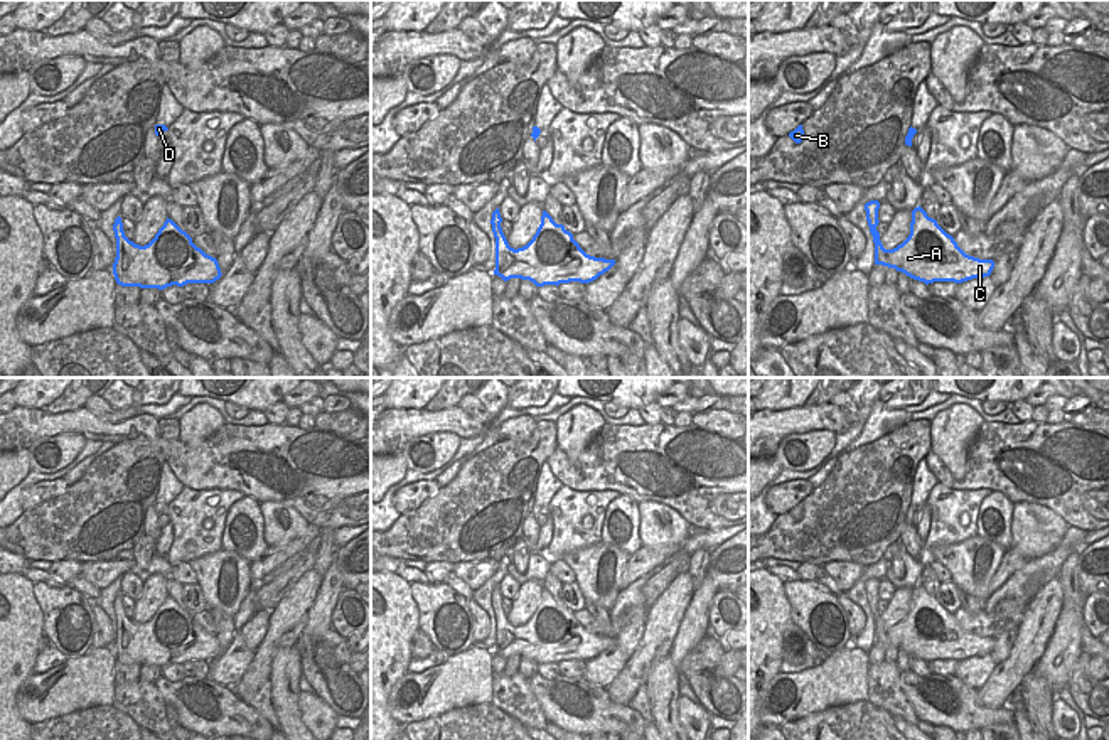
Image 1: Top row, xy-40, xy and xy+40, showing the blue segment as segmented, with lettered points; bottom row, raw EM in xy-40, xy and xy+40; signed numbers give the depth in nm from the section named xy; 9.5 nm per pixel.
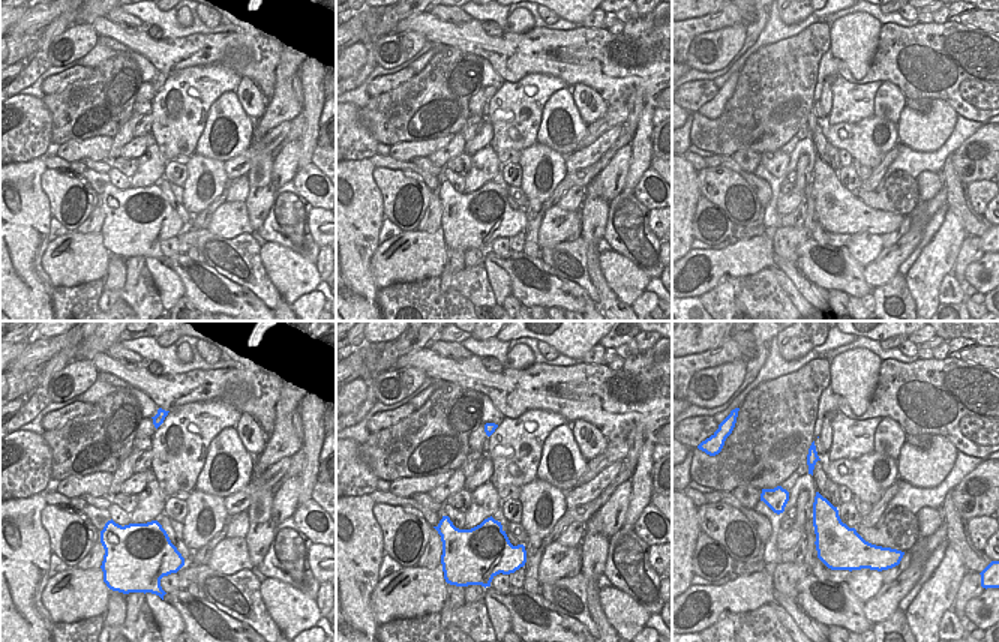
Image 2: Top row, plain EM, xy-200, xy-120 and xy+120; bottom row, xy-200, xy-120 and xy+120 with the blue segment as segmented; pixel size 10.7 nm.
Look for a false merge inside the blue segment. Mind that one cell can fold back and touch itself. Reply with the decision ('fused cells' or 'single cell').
single cell

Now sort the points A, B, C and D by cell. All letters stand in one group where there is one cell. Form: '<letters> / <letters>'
A B C D

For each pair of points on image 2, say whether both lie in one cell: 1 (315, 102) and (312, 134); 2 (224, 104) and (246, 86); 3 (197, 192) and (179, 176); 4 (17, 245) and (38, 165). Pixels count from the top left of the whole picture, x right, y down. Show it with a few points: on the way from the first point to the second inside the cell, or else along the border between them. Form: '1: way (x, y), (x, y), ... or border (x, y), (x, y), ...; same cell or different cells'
1: way (312, 110), (312, 126); same cell
2: border (234, 92), (243, 111), (252, 122); different cells
3: border (186, 165), (186, 180), (182, 186); different cells
4: way (17, 225), (17, 215), (23, 209), (23, 185); same cell

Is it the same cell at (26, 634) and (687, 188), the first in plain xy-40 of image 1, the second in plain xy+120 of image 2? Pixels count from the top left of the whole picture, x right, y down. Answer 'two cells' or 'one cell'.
one cell

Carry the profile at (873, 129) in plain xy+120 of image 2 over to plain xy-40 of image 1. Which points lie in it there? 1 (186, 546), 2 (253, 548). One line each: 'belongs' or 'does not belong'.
1: does not belong
2: does not belong

